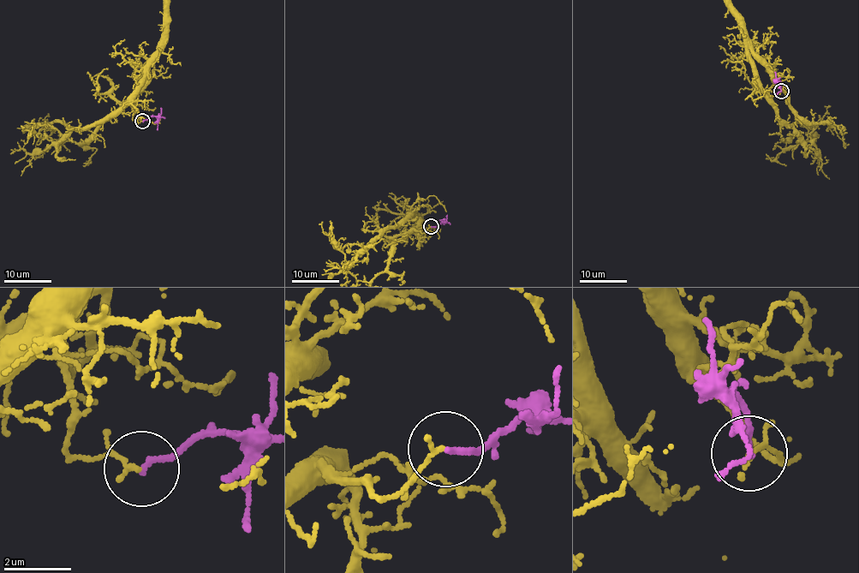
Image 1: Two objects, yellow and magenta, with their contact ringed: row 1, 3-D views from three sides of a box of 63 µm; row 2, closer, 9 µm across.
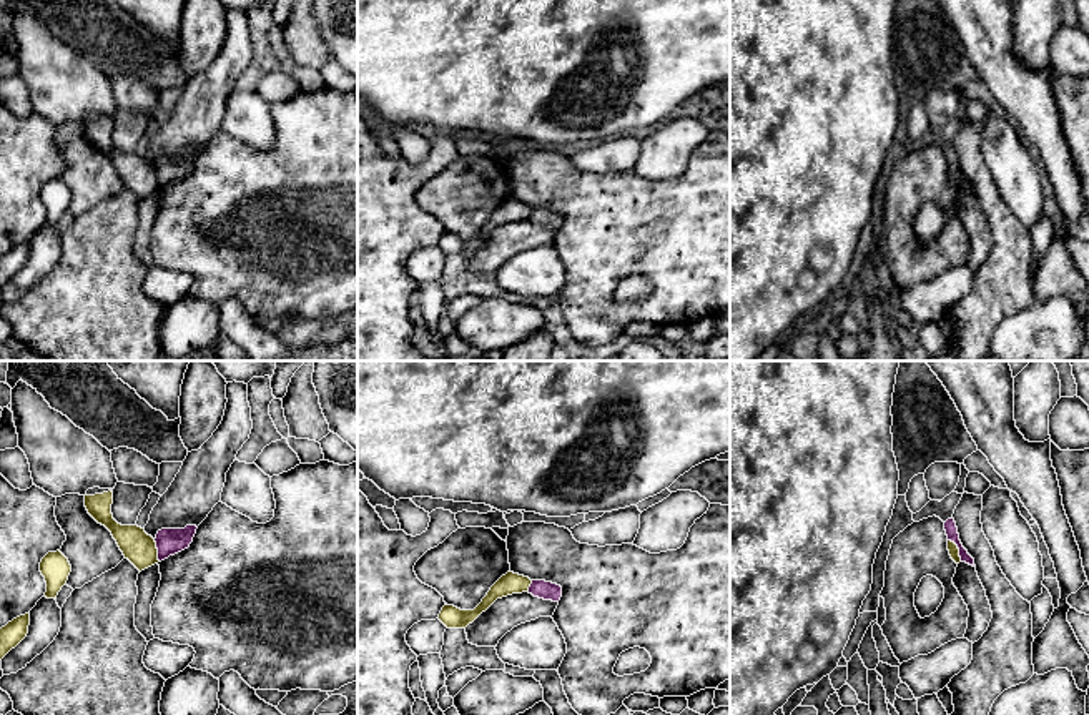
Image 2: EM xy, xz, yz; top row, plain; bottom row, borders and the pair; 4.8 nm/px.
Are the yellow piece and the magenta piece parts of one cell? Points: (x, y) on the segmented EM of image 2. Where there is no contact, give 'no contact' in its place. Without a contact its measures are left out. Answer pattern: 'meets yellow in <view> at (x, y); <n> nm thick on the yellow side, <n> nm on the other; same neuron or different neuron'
meets yellow in yz at (958, 549); 50 nm thick on the yellow side, 60 nm on the other; different neuron

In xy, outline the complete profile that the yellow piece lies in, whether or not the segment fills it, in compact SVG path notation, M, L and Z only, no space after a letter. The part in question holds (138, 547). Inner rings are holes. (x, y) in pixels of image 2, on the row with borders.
M113 492L85 496L88 514L105 525L116 540L125 559L128 559L140 572L158 564L158 549L151 535L138 525L121 525L111 514Z

